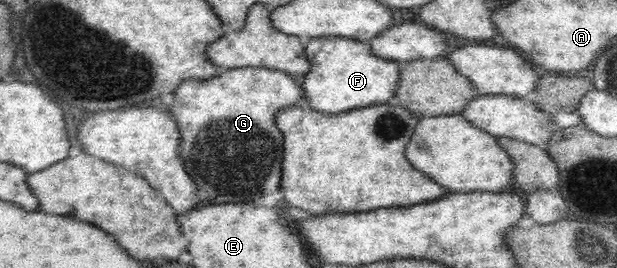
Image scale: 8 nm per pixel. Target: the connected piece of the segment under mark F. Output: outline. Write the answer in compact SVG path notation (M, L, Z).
M323 35L304 39L304 50L310 67L309 71L305 73L305 80L301 88L303 99L309 101L309 107L313 110L329 114L351 111L351 109L367 107L367 105L375 105L375 103L387 103L396 93L400 63L377 57L371 52L370 42Z

